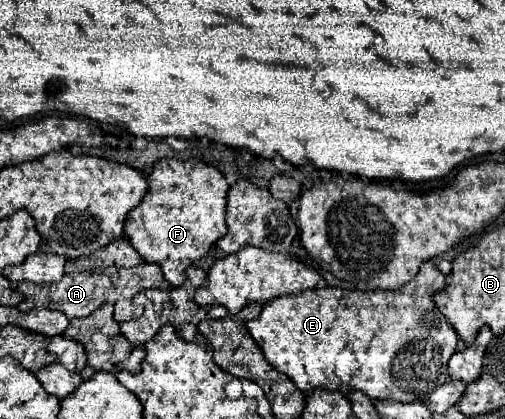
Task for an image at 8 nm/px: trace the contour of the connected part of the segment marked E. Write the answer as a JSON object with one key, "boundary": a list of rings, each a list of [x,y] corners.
{"boundary":[[[429,260],[421,266],[413,282],[405,284],[397,292],[383,290],[341,290],[341,288],[315,288],[283,298],[271,300],[263,312],[249,322],[249,332],[265,358],[279,372],[287,374],[289,380],[301,390],[311,388],[339,390],[339,386],[349,386],[361,390],[371,400],[397,400],[413,402],[425,400],[437,386],[447,380],[447,362],[457,350],[459,336],[445,320],[445,316],[435,308],[433,294],[445,288],[445,276]]]}

